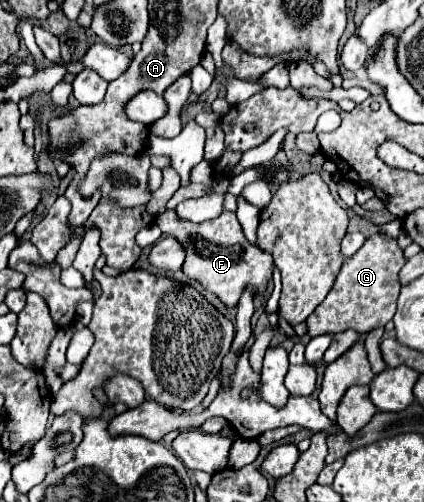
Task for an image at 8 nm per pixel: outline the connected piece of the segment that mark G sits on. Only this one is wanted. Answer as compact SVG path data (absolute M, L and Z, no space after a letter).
M373 233L353 257L347 257L343 261L329 295L305 321L307 335L317 337L323 333L341 333L347 329L367 333L387 325L397 309L397 297L399 297L397 275L403 265L405 255L403 249L397 245L397 239L385 233Z

